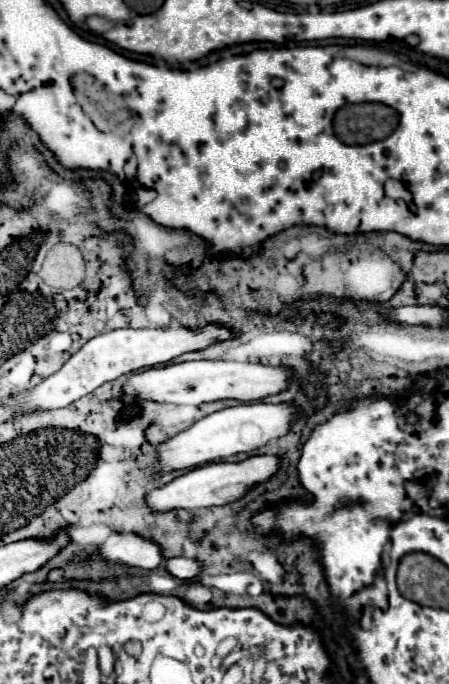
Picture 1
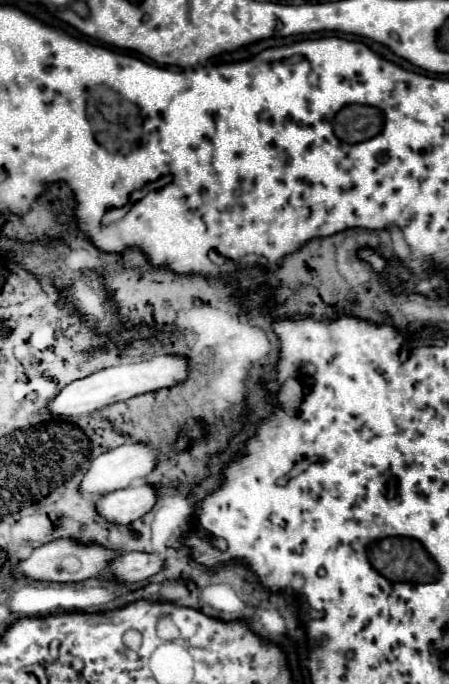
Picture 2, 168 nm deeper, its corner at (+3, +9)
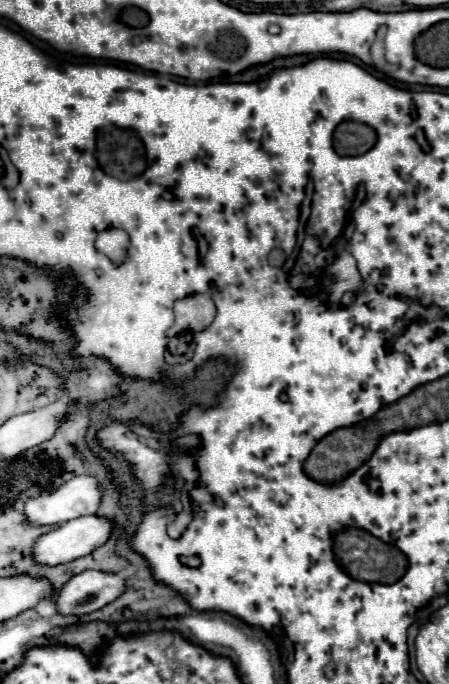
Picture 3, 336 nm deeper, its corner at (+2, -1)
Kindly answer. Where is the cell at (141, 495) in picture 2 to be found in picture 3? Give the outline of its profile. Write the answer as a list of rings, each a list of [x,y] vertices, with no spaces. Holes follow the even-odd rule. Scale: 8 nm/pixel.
[[[90,514],[90,516],[80,516],[80,518],[74,518],[70,522],[64,522],[60,528],[40,536],[36,540],[36,546],[34,546],[34,558],[36,562],[40,564],[48,564],[48,566],[56,566],[56,564],[64,564],[64,562],[72,562],[80,556],[86,556],[90,554],[92,550],[96,550],[98,546],[106,544],[106,540],[112,536],[112,530],[116,528],[116,522],[112,518],[106,518],[106,516],[98,516],[98,514]]]

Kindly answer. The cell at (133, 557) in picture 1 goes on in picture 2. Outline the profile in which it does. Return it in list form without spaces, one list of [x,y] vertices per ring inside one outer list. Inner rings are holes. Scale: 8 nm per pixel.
[[[63,538],[63,540],[49,542],[49,544],[41,546],[41,548],[35,548],[29,558],[19,560],[13,566],[11,574],[15,578],[29,578],[29,580],[37,580],[37,582],[59,582],[59,584],[61,582],[81,582],[81,580],[97,576],[103,570],[105,562],[109,562],[115,556],[117,556],[117,552],[105,550],[99,544],[81,546],[71,538]]]

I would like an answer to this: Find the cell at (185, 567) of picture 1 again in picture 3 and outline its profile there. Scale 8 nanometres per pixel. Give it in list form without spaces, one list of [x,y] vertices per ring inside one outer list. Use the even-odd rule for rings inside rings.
[[[86,570],[72,576],[58,592],[56,610],[60,614],[84,616],[114,602],[126,592],[126,576],[116,572]]]

